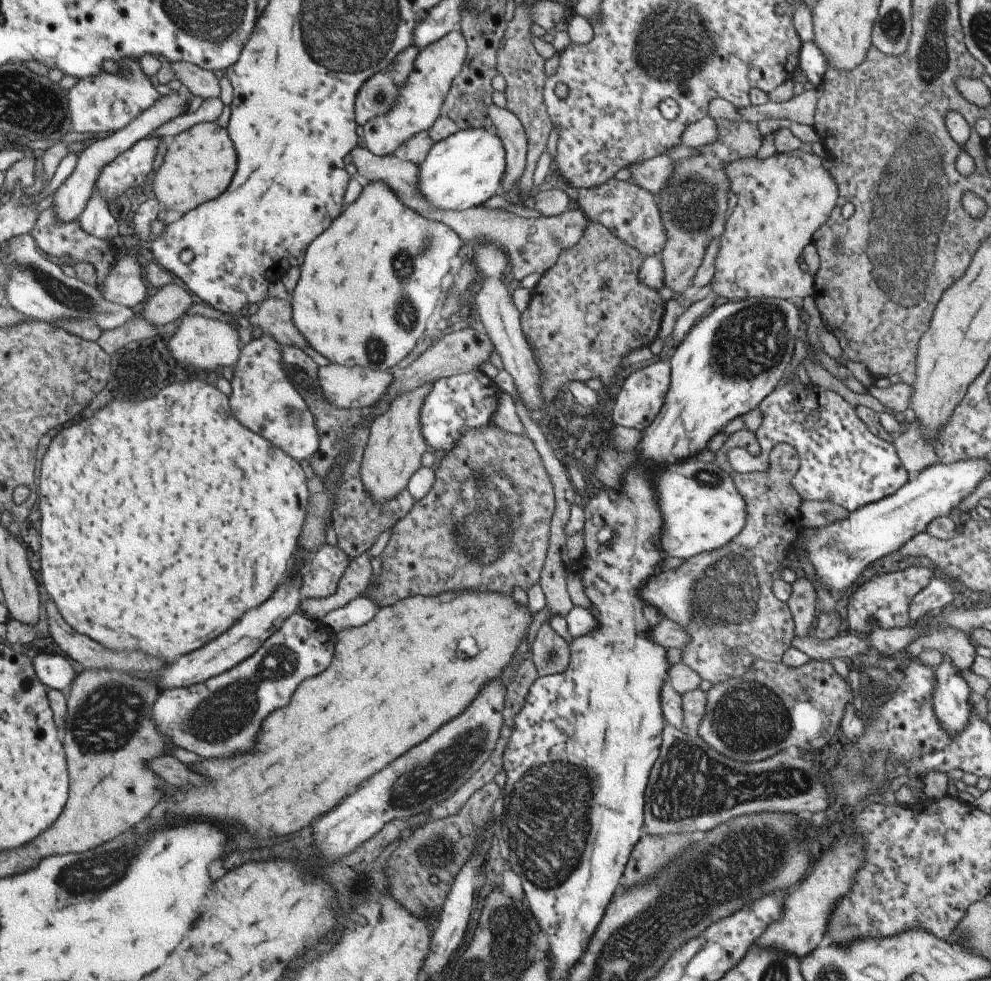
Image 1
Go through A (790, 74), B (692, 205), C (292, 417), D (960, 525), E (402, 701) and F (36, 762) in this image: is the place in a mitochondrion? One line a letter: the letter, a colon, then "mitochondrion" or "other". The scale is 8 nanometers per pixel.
A: other
B: mitochondrion
C: mitochondrion
D: other
E: other
F: other

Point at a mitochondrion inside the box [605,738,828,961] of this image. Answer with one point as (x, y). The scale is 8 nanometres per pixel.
(659, 858)

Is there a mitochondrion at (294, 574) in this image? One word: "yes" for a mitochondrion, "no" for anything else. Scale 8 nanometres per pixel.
no

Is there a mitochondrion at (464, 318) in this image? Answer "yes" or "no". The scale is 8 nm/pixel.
no

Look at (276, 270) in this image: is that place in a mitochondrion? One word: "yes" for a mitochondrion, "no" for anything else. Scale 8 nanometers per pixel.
no

